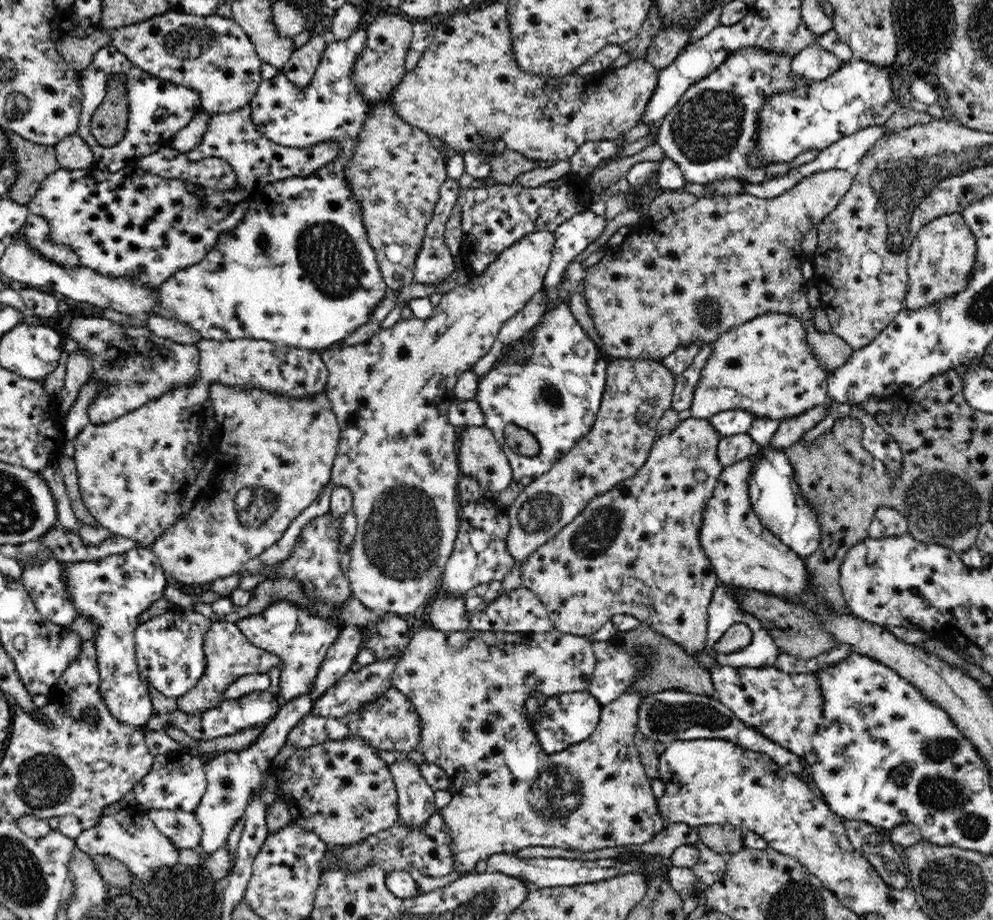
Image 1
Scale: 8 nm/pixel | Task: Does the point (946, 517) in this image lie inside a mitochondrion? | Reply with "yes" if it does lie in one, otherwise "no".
yes

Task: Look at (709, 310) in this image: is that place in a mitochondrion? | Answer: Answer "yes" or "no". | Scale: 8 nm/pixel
yes

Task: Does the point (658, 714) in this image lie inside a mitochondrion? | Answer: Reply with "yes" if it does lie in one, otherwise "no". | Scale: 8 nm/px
yes

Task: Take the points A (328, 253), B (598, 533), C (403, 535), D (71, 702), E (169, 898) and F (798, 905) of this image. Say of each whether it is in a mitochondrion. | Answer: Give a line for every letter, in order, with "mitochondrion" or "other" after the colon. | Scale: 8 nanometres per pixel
A: mitochondrion
B: mitochondrion
C: mitochondrion
D: other
E: other
F: mitochondrion

